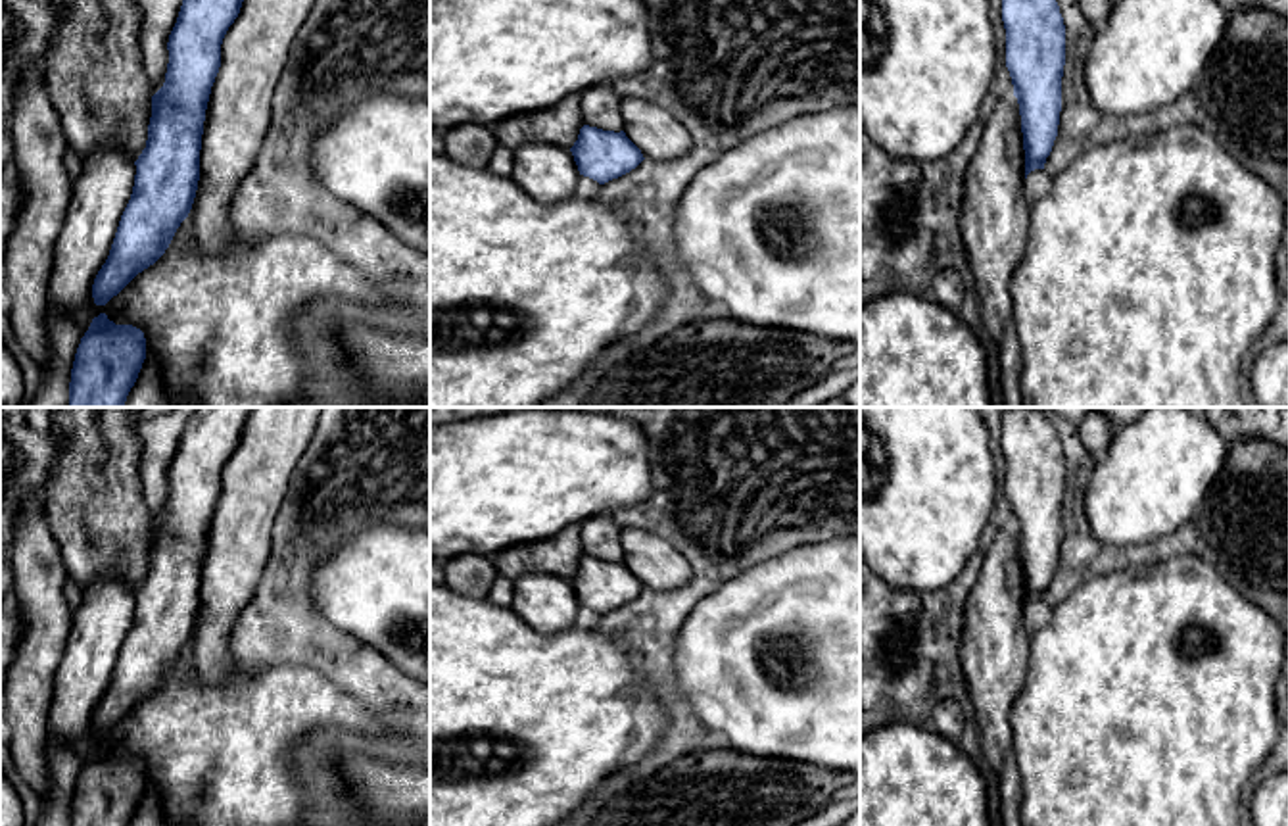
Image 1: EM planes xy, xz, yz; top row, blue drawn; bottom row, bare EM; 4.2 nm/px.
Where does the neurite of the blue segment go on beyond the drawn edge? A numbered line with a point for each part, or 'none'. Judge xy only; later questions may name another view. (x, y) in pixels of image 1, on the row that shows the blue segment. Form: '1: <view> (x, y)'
1: xy (254, 52)

